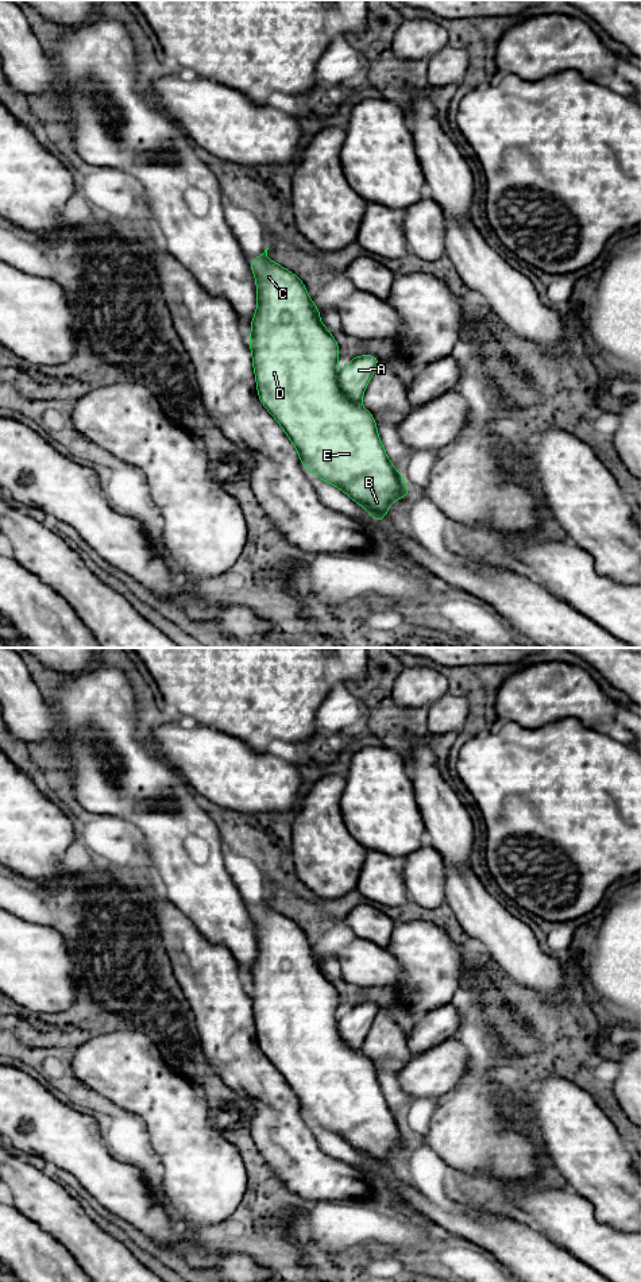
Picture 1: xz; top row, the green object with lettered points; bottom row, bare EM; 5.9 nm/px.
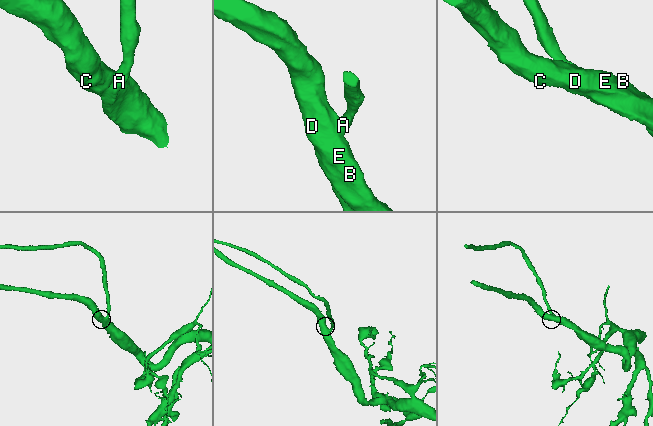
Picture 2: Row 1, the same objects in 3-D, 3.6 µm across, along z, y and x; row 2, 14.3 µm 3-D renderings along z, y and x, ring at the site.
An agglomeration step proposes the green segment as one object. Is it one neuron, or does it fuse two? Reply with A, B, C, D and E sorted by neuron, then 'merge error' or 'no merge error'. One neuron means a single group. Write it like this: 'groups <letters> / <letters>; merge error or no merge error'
groups A B C D E; no merge error

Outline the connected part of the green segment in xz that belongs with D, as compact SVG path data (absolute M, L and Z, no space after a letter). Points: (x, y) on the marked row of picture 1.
M267 250L256 259L248 259L256 281L258 308L251 321L250 350L258 397L270 414L278 421L296 447L305 471L313 471L325 483L333 484L364 507L370 515L383 524L394 499L408 497L409 489L381 443L377 421L360 405L364 390L379 364L375 355L352 358L340 372L336 362L340 358L339 344L320 321L320 310L309 298L302 281L285 267L267 258Z

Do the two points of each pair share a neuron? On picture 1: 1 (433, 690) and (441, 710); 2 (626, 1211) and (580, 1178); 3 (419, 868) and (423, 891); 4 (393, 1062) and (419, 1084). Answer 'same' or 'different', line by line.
1: different
2: same
3: same
4: different

